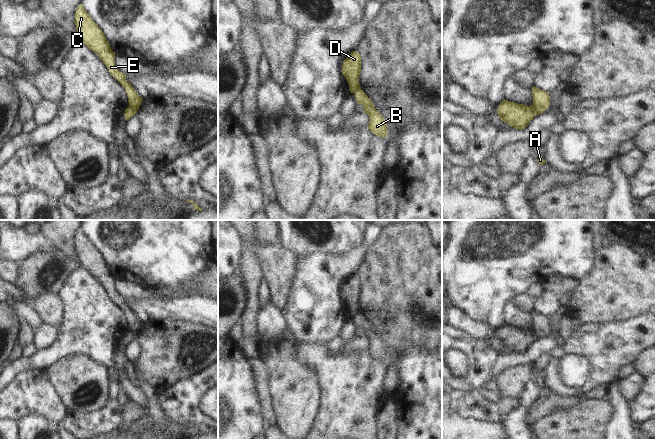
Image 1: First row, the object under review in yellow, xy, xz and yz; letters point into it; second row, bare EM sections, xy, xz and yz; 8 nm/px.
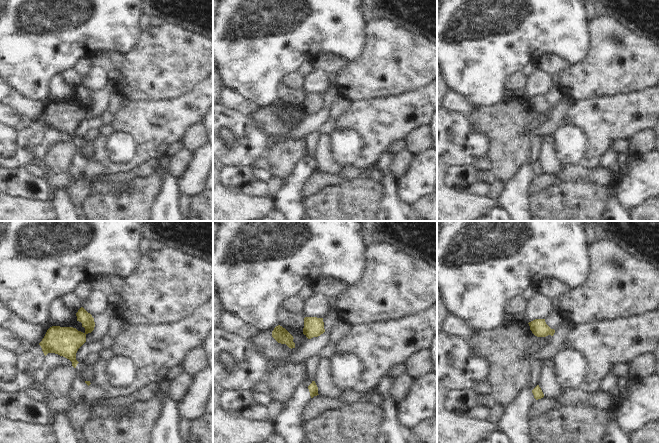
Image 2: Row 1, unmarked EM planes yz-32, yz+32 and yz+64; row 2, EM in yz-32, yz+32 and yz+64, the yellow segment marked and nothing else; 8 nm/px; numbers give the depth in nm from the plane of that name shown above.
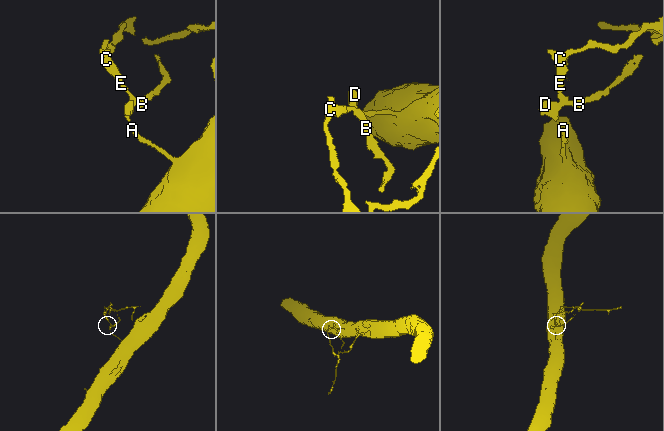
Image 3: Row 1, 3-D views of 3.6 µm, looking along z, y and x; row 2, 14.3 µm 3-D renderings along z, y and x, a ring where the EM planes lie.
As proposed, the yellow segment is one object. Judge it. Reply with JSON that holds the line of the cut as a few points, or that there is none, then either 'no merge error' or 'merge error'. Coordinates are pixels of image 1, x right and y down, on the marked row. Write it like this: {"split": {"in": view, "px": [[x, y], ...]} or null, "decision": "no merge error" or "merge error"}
{"split": {"in": "yz", "px": [[532, 105], [538, 113]]}, "decision": "merge error"}

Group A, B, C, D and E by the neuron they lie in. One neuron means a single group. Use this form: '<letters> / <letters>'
A D / B C E

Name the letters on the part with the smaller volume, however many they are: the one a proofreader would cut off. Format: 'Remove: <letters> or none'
Remove: B, C, E

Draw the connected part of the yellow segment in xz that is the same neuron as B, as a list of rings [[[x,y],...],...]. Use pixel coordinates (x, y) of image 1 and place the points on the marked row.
[[[360,88],[353,92],[355,94],[357,104],[364,107],[364,113],[369,116],[369,124],[367,128],[375,135],[387,137],[387,123],[383,116],[375,109],[374,104]]]

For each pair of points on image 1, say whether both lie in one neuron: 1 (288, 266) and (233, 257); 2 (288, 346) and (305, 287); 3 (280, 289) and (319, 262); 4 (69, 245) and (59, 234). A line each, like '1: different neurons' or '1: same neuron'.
1: different neurons
2: different neurons
3: different neurons
4: same neuron

